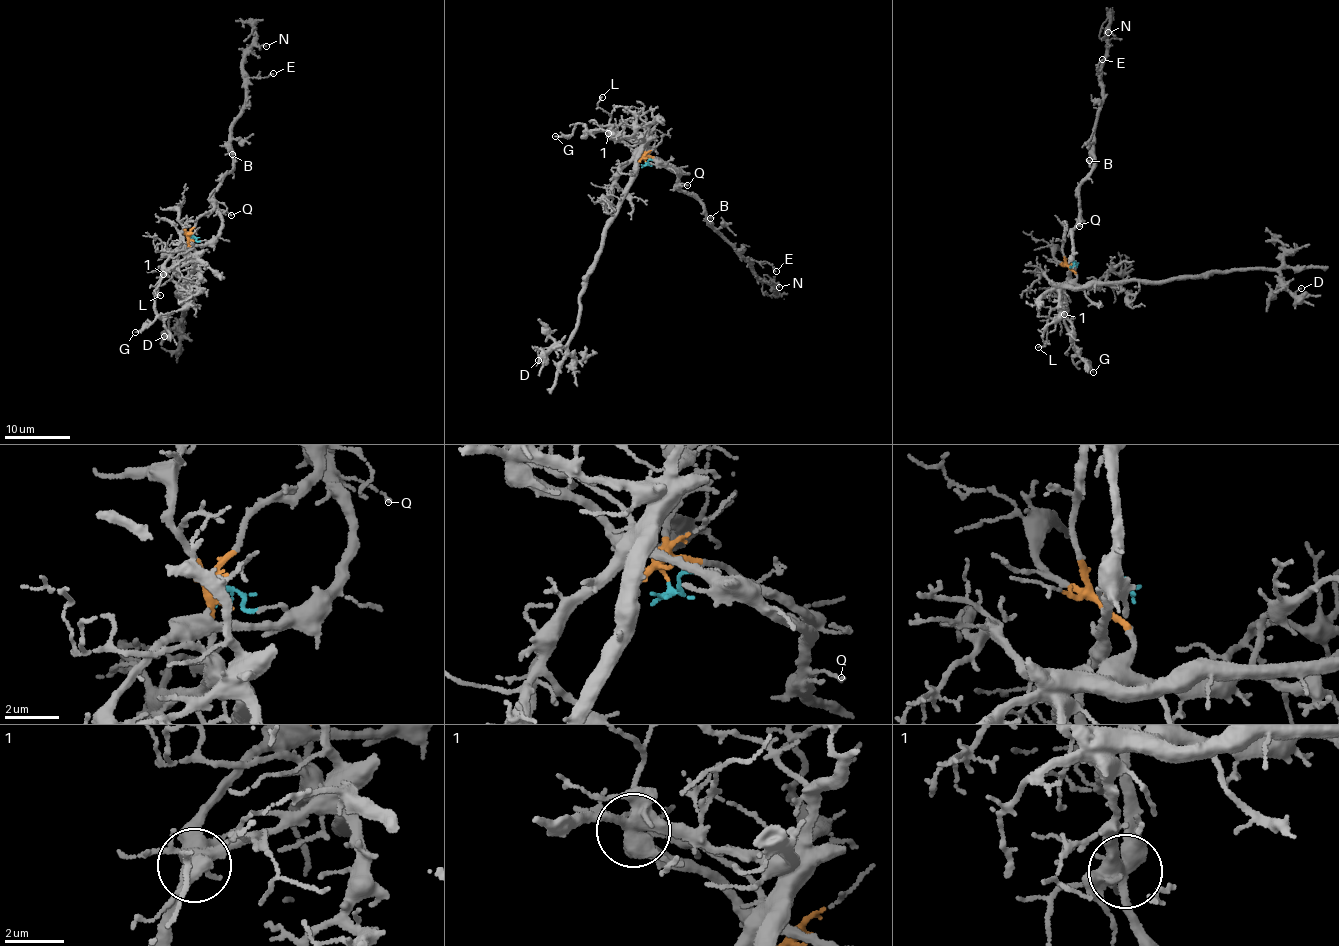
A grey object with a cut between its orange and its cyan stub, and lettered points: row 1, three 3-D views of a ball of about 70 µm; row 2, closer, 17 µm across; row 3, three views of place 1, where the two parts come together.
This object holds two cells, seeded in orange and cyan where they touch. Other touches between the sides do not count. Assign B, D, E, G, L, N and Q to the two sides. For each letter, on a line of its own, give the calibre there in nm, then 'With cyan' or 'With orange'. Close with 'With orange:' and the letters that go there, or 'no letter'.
B: Thickness 150 nm. With cyan
D: Thickness 120 nm. With orange
E: Thickness 130 nm. With cyan
G: Thickness 80 nm. With cyan
L: Thickness 100 nm. With orange
N: Thickness 140 nm. With cyan
Q: Thickness 100 nm. With cyan
With orange: D, L

